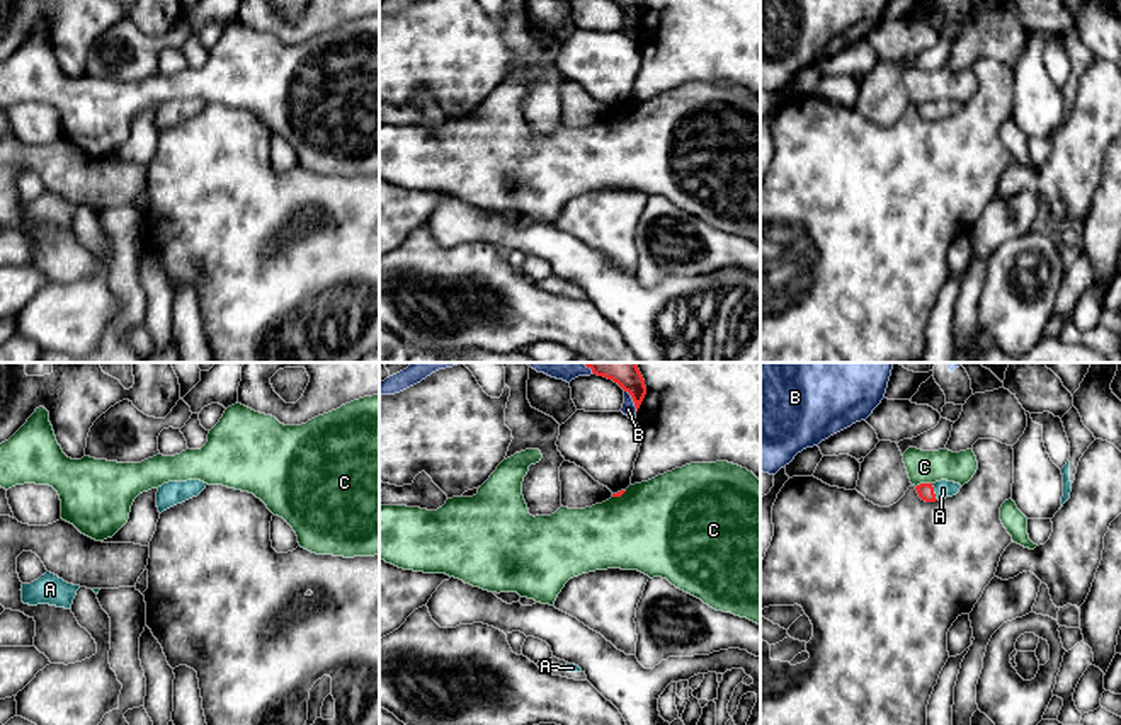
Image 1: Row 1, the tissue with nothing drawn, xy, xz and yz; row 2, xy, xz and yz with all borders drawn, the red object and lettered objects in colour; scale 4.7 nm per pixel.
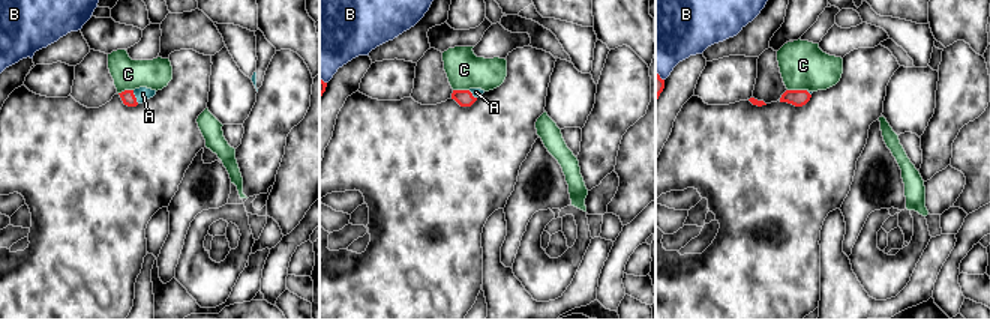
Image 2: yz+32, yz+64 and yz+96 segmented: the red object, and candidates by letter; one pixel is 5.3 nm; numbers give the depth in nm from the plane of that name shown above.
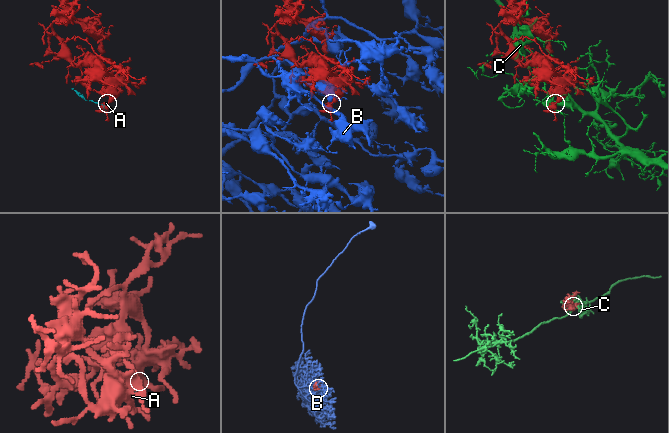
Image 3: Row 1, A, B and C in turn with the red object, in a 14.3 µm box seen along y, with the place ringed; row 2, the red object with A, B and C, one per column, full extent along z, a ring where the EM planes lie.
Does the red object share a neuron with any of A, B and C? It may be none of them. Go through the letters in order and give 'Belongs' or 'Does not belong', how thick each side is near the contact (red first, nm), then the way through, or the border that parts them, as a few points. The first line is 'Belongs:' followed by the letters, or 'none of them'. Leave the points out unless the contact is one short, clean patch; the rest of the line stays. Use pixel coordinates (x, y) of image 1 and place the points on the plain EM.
Belongs: A
A: Belongs. Thickness 80 nm (red) against 90 nm. Path across: yz (926, 109), (933, 111), (943, 108)
B: Does not belong. Thickness 80 nm (red) against 70 nm
C: Does not belong. Thickness 80 nm (red) against 160 nm

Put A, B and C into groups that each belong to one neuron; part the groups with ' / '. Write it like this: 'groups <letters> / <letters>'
groups A / B / C

